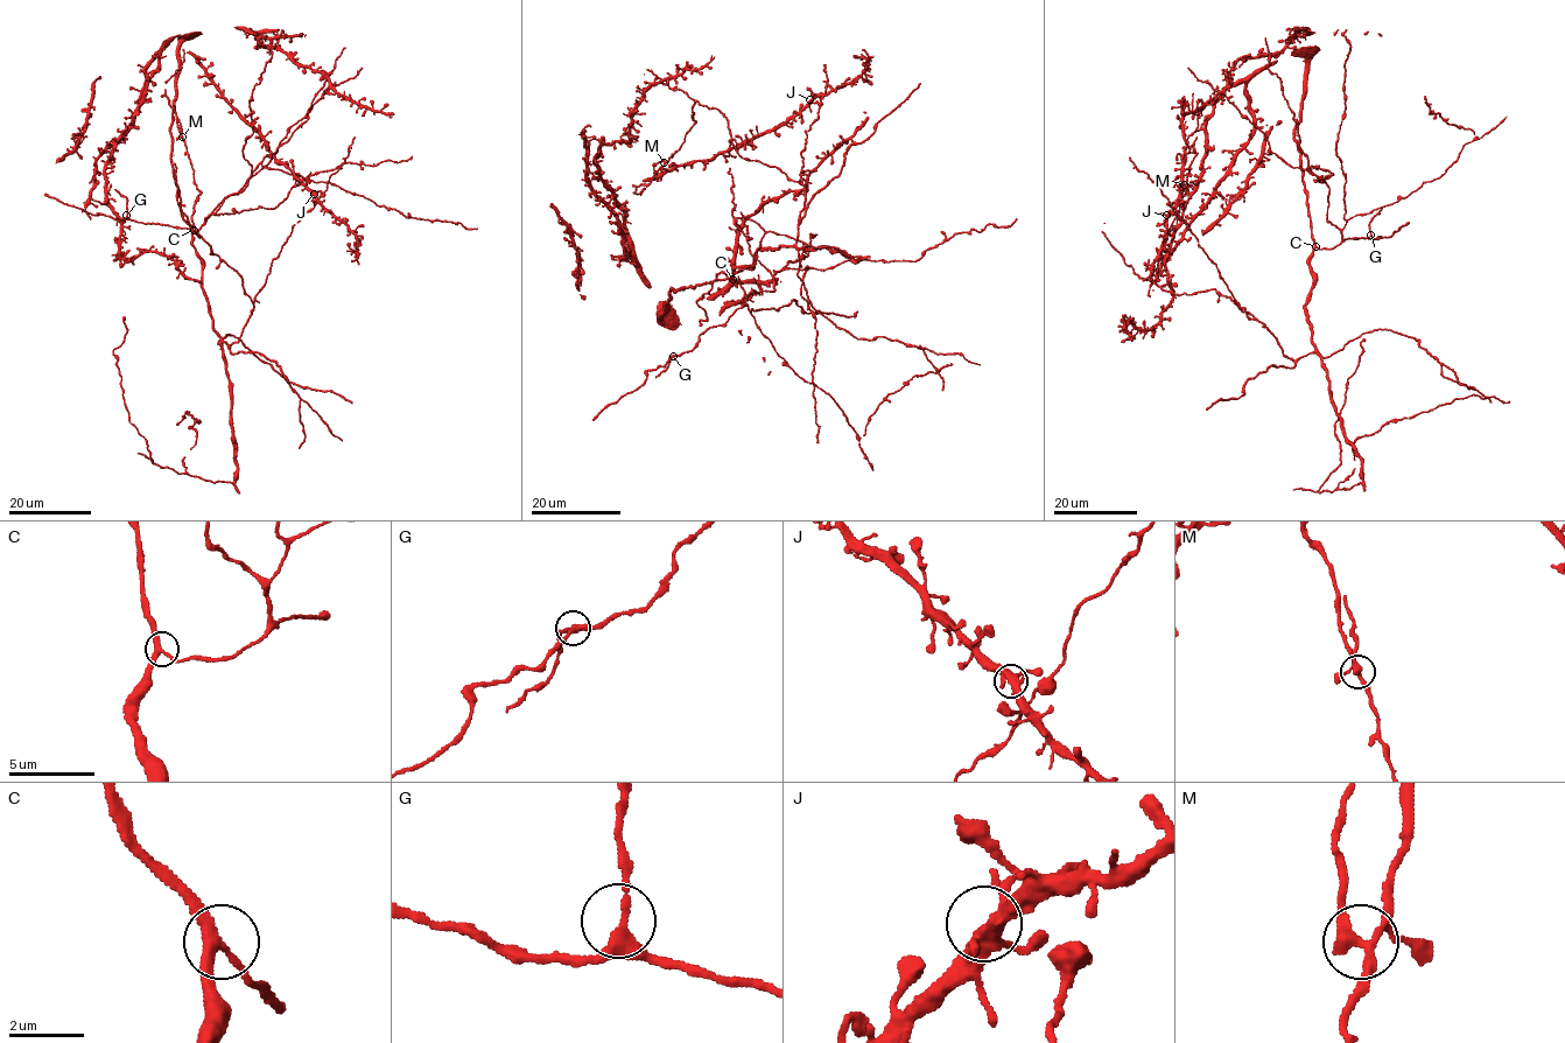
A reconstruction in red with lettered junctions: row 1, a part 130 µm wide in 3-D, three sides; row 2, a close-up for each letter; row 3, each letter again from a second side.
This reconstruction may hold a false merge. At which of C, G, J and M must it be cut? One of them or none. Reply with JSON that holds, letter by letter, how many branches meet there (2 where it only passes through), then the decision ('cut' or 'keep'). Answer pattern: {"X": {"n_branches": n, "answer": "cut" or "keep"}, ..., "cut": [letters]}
{"C": {"n_branches": 3, "answer": "keep"}, "G": {"n_branches": 3, "answer": "keep"}, "J": {"n_branches": 4, "answer": "keep"}, "M": {"n_branches": 4, "answer": "cut"}, "cut": ["M"]}

